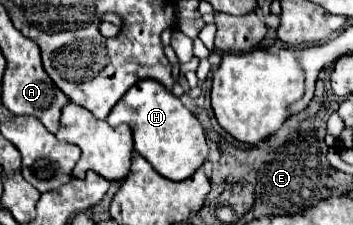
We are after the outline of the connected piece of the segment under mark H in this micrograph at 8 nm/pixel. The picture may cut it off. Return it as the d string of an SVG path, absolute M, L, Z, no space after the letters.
M146 79L132 85L124 97L114 105L108 119L110 125L126 123L134 133L136 151L164 177L172 181L182 181L190 177L208 155L206 137L200 121L182 105L178 97L174 97L168 89L164 89L158 81Z

